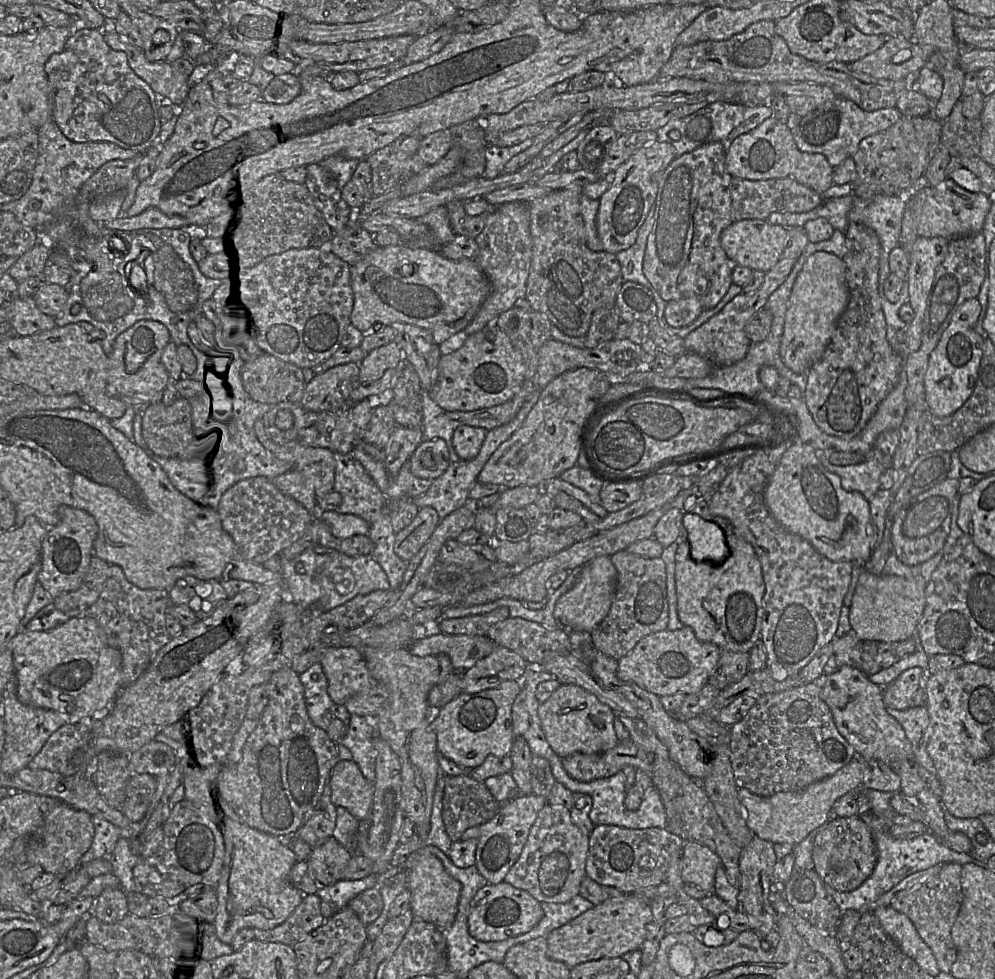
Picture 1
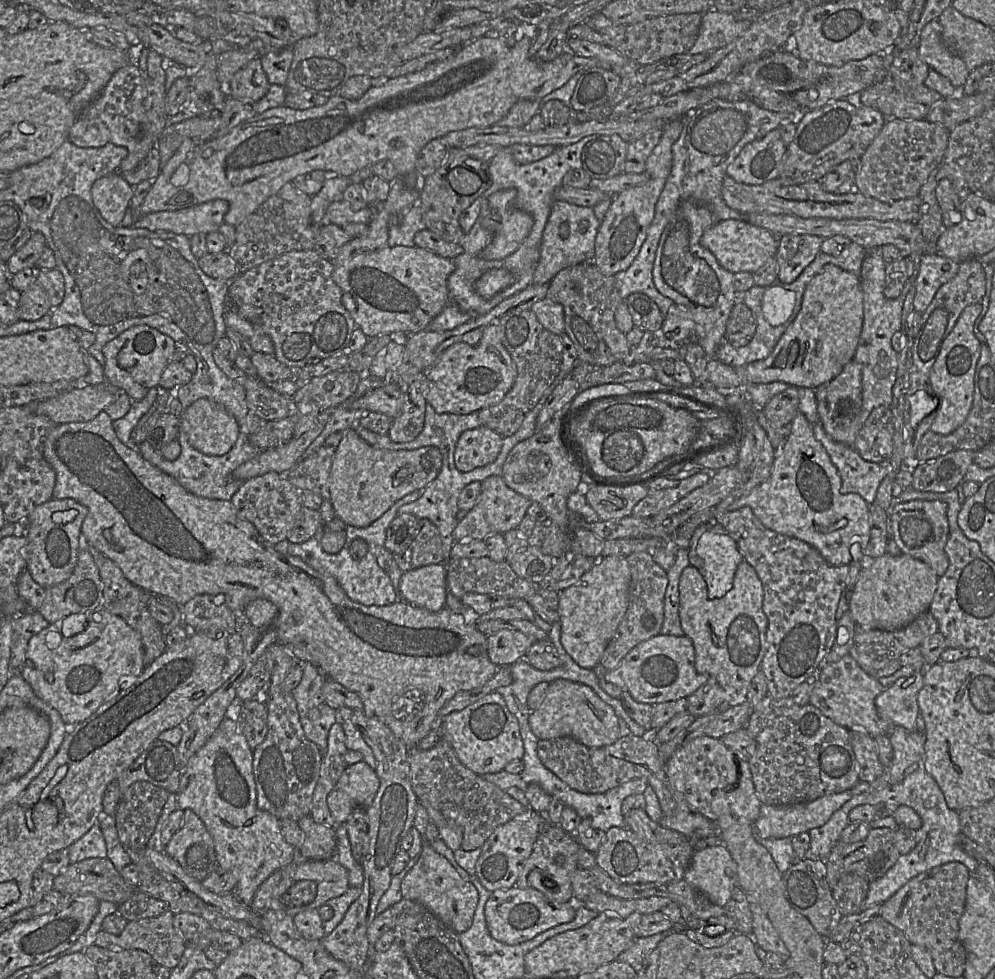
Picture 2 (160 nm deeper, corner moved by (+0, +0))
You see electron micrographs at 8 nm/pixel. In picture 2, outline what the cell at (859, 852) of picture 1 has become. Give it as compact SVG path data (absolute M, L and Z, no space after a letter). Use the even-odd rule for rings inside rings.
M853 873L843 875L835 888L833 897L843 916L858 914L863 910L867 897L869 882Z

